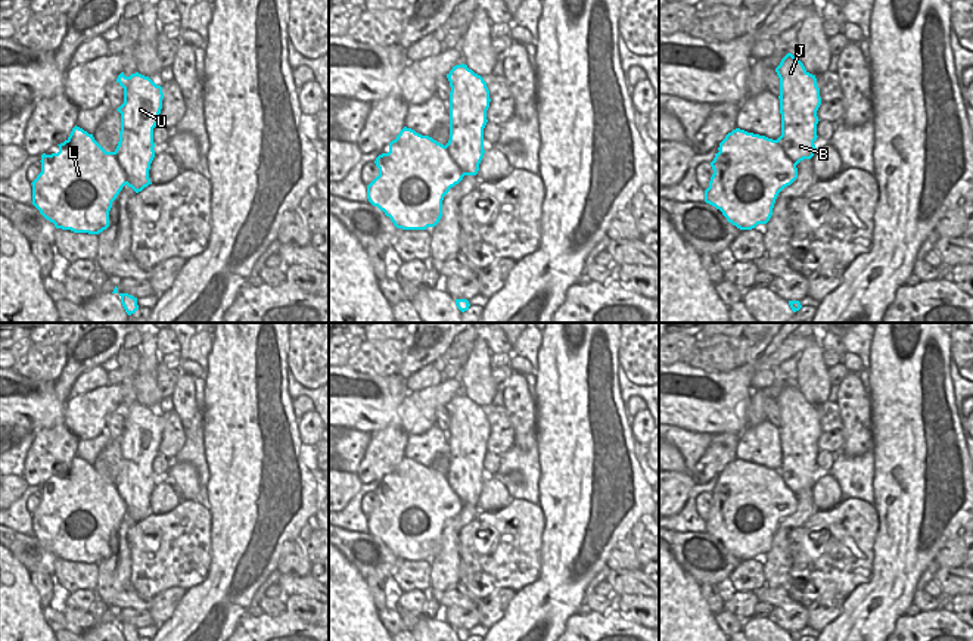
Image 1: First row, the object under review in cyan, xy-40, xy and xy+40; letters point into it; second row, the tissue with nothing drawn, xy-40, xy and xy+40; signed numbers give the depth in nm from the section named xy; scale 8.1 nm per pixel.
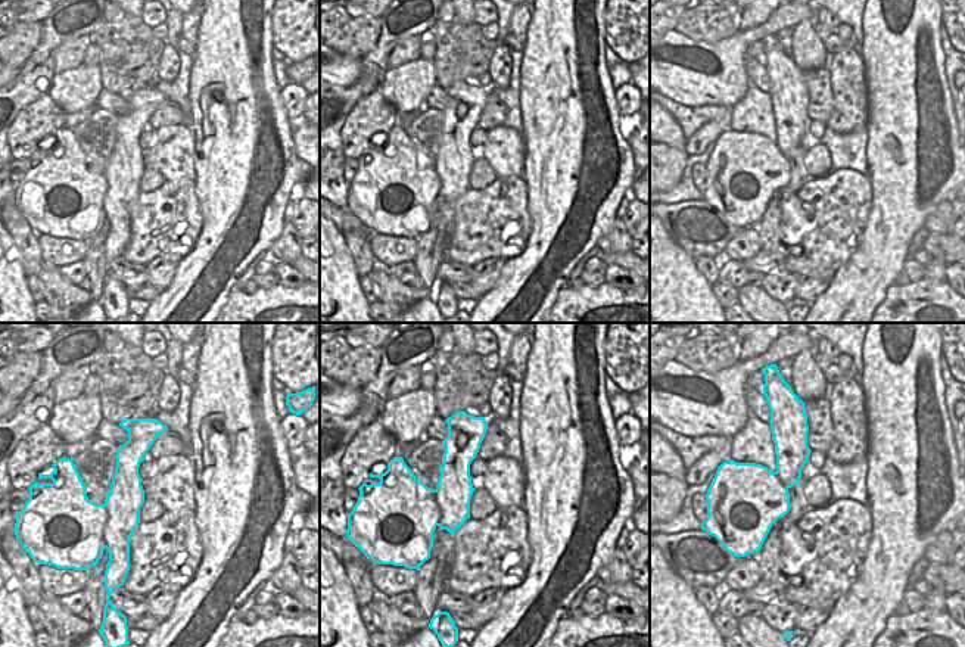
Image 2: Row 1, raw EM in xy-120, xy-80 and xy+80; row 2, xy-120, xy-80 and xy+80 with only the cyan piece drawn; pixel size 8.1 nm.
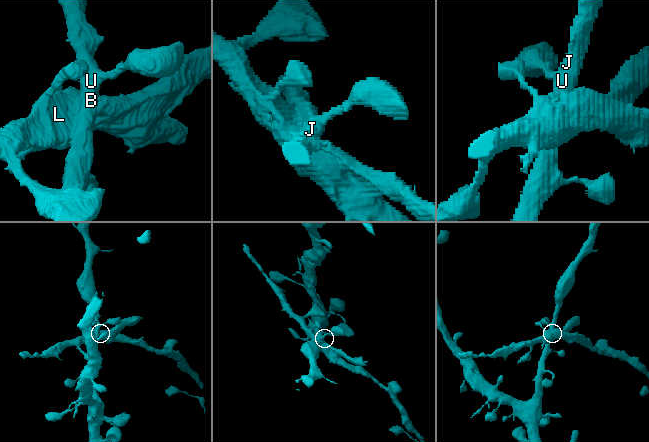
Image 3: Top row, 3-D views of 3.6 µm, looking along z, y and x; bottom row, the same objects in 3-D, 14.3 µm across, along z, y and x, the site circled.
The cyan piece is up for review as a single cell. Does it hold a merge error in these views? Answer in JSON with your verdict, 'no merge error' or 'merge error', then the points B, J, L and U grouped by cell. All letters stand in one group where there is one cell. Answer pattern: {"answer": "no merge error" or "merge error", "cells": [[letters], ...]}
{"answer": "merge error", "cells": [["B", "J", "U"], ["L"]]}

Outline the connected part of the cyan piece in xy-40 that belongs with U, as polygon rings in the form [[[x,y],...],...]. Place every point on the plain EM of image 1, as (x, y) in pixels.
[[[121,402],[116,413],[124,418],[119,472],[115,488],[127,507],[127,516],[136,523],[150,513],[149,500],[155,488],[153,458],[162,439],[162,417],[139,402],[125,407]]]

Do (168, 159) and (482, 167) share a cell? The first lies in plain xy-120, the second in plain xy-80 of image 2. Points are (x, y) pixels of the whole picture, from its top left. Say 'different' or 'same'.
different

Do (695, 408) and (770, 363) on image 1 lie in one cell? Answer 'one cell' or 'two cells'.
one cell

